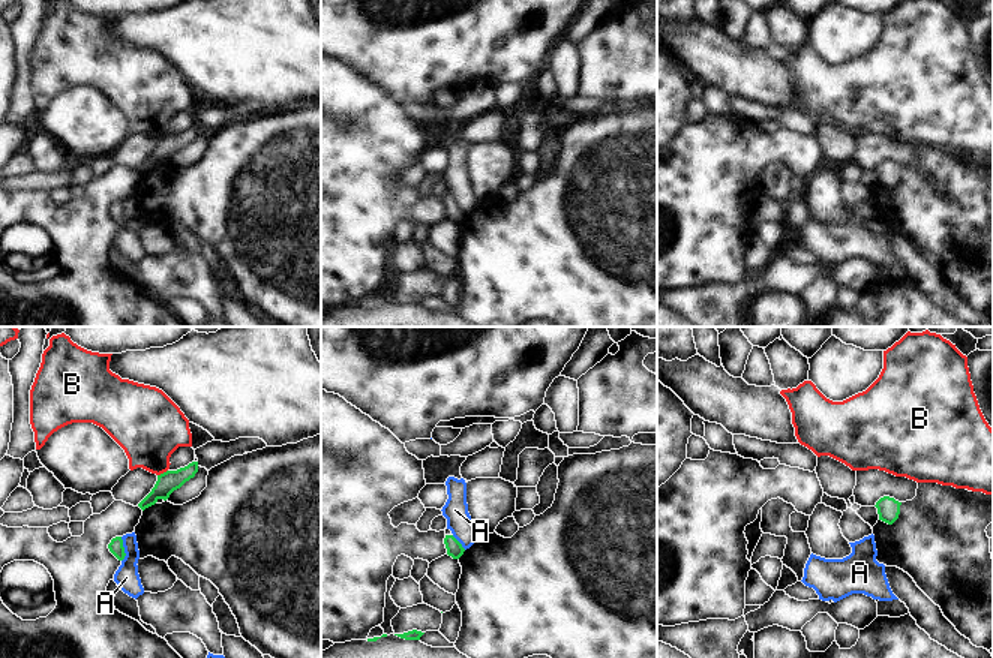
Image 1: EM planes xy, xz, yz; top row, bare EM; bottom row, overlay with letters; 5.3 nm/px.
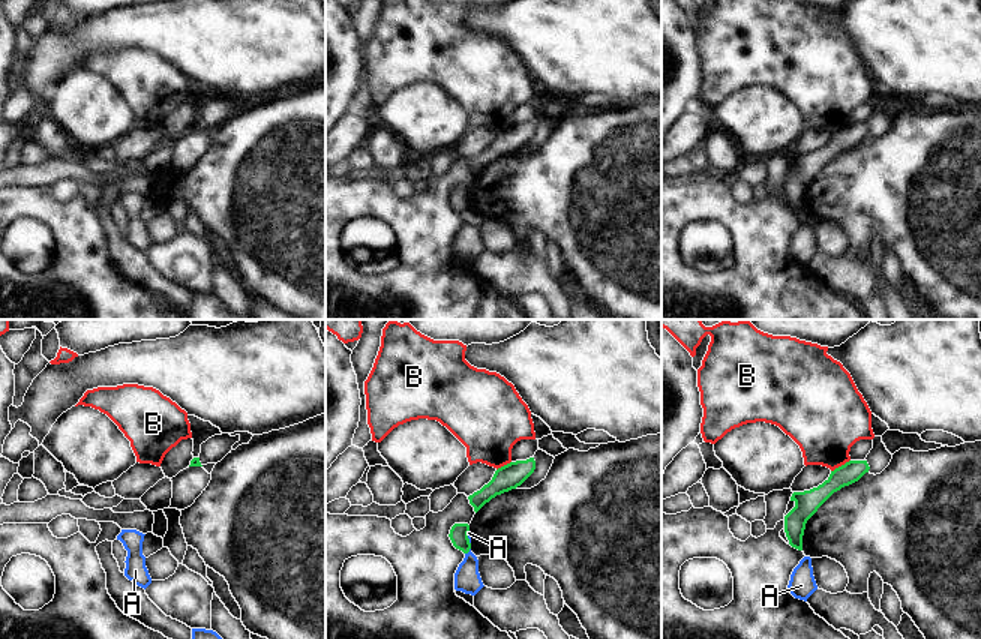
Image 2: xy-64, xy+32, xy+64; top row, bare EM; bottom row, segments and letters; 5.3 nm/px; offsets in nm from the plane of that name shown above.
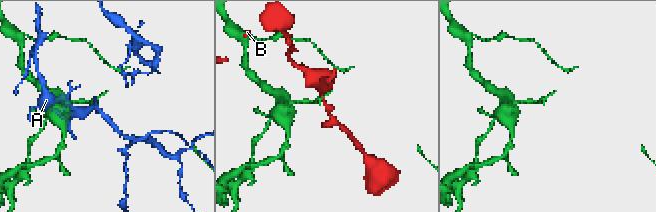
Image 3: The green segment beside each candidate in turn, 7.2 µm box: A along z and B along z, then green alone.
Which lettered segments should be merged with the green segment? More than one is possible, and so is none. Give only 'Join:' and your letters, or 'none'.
Join: none

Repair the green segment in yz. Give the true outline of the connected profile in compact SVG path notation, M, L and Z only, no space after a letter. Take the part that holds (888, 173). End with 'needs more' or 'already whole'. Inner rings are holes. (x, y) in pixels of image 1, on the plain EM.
M884 160L876 166L879 184L892 189L900 178L902 166L896 165L894 162Z; already whole

